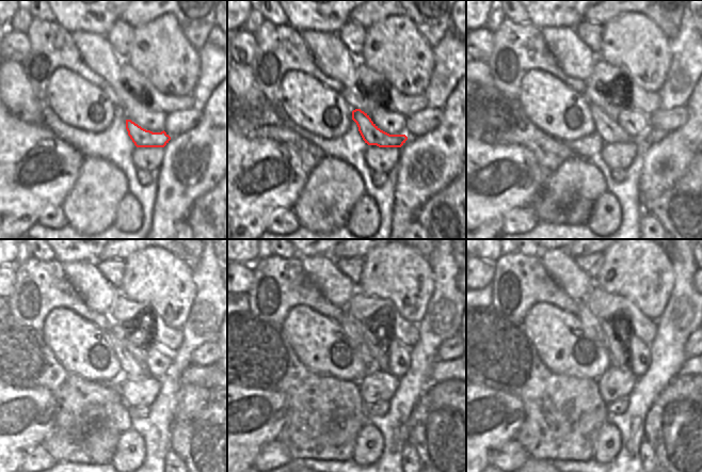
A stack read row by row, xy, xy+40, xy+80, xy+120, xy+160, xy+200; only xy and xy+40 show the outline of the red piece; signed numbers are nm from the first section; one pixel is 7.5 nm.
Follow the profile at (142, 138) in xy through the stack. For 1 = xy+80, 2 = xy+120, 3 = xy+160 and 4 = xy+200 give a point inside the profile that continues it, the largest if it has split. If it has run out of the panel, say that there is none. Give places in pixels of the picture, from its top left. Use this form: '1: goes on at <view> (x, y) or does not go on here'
1: goes on at xy+80 (608, 129)
2: goes on at xy+120 (131, 370)
3: goes on at xy+160 (352, 328)
4: goes on at xy+200 (591, 326)

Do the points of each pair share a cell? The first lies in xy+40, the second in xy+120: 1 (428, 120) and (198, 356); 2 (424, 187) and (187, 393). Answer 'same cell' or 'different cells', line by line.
1: same cell
2: same cell

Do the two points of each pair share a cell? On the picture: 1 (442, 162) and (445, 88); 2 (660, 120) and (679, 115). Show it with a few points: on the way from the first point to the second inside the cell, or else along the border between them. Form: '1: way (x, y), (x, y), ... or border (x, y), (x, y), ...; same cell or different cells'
1: border (455, 87), (441, 108); different cells
2: way (665, 120), (674, 119); same cell

